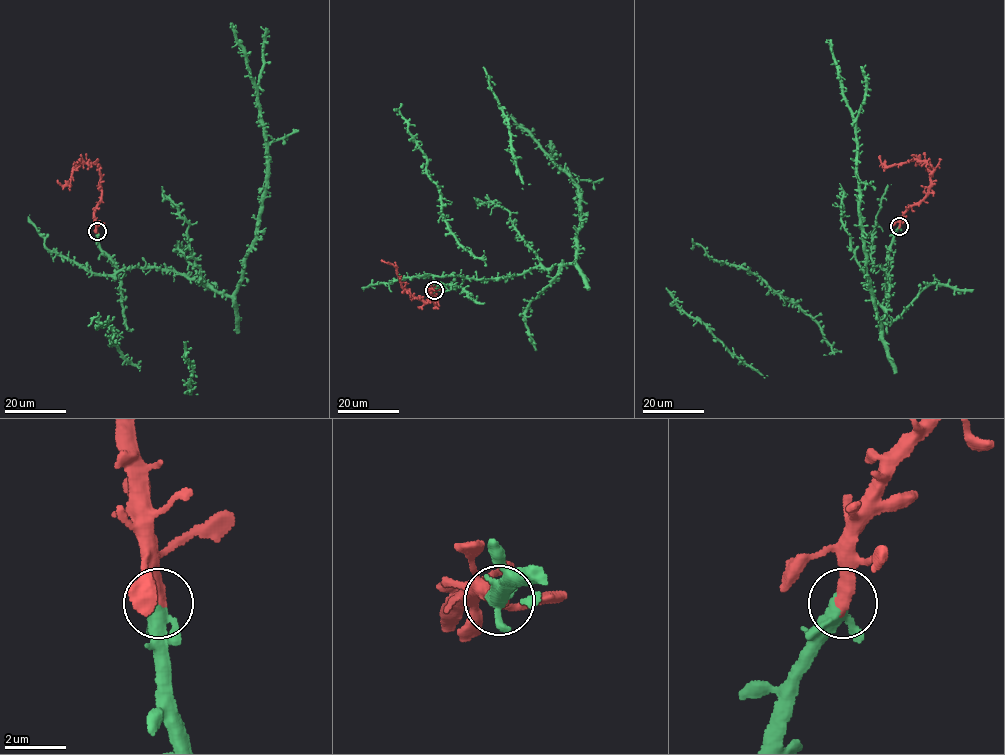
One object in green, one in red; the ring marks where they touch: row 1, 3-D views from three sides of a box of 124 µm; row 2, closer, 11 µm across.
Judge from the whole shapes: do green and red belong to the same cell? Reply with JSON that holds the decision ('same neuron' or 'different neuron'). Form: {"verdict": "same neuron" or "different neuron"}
{"verdict": "same neuron"}

